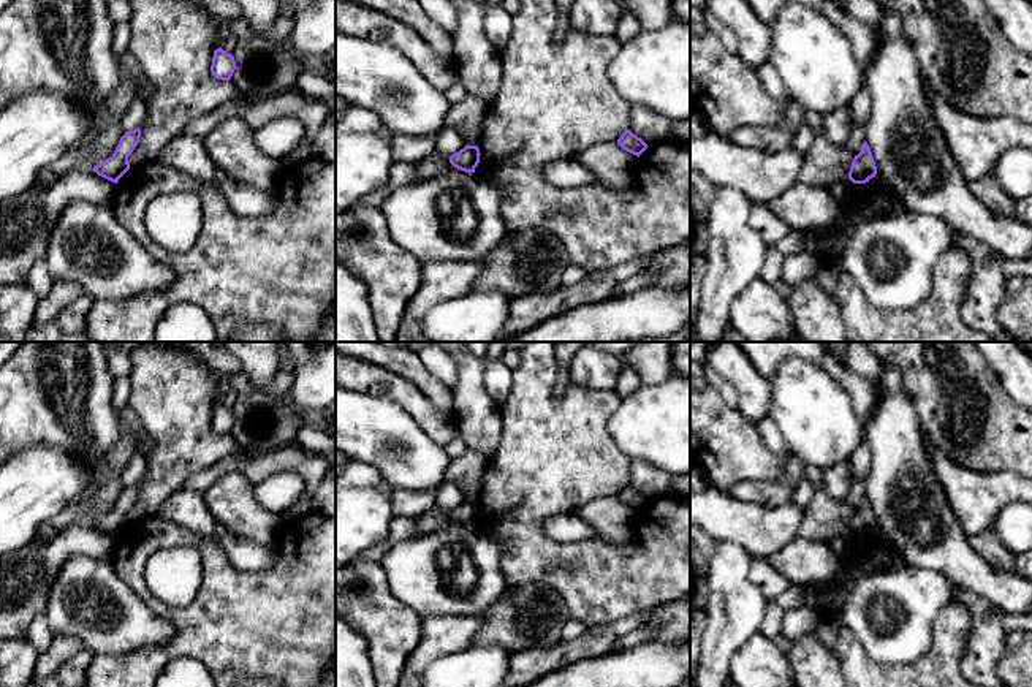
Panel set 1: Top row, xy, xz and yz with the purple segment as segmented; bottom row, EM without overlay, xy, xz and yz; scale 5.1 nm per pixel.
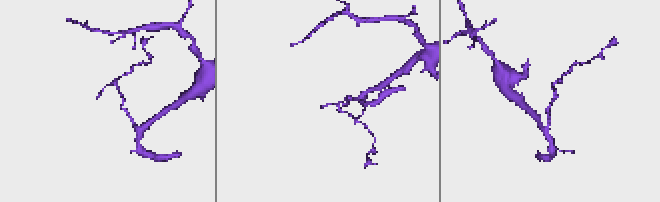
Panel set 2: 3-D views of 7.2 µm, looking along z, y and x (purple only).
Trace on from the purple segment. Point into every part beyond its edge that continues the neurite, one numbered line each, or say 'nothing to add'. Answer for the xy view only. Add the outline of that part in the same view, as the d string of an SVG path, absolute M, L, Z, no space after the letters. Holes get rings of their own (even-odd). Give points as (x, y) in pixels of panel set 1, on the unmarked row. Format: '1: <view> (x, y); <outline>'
nothing to add

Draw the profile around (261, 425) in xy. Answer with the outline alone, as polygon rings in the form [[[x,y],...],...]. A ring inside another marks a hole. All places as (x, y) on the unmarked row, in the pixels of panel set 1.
[[[242,374],[230,375],[230,385],[237,394],[233,407],[236,424],[230,435],[239,450],[267,453],[296,443],[305,423],[291,404],[252,389]]]

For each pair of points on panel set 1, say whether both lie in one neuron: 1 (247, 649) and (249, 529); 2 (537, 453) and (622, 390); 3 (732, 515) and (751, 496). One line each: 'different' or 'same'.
1: different
2: different
3: different

